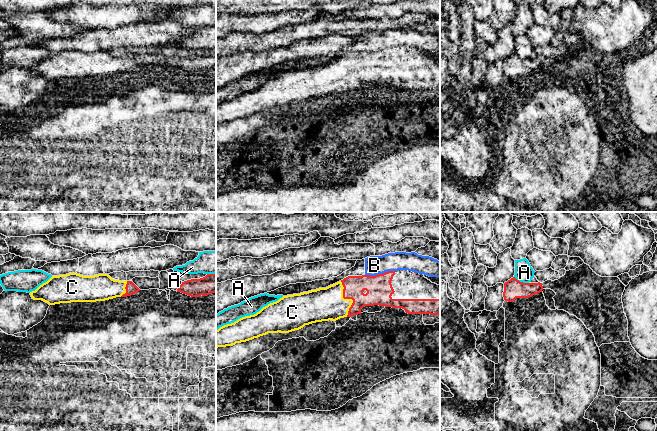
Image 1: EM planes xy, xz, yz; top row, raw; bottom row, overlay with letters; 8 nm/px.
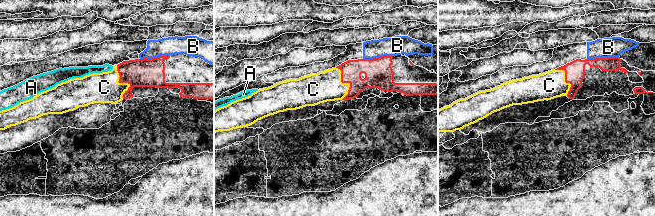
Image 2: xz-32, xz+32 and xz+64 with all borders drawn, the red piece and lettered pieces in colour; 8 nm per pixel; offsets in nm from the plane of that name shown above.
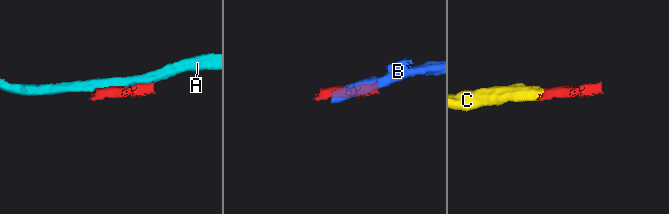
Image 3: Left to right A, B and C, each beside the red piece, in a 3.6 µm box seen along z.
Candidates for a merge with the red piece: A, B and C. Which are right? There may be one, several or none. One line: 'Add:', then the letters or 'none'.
Add: C

